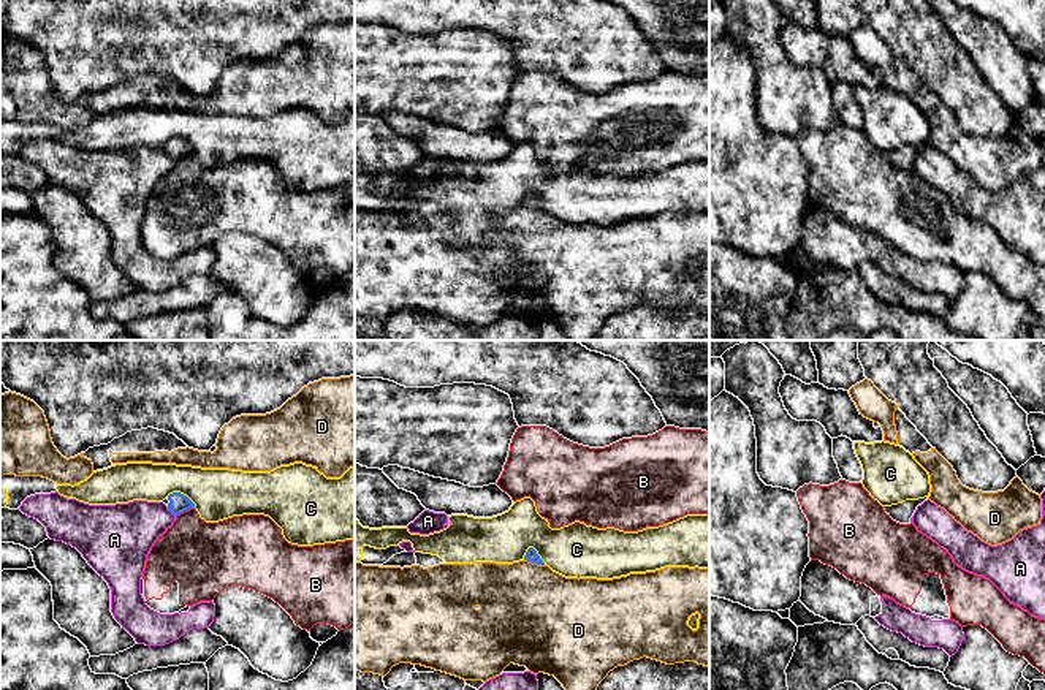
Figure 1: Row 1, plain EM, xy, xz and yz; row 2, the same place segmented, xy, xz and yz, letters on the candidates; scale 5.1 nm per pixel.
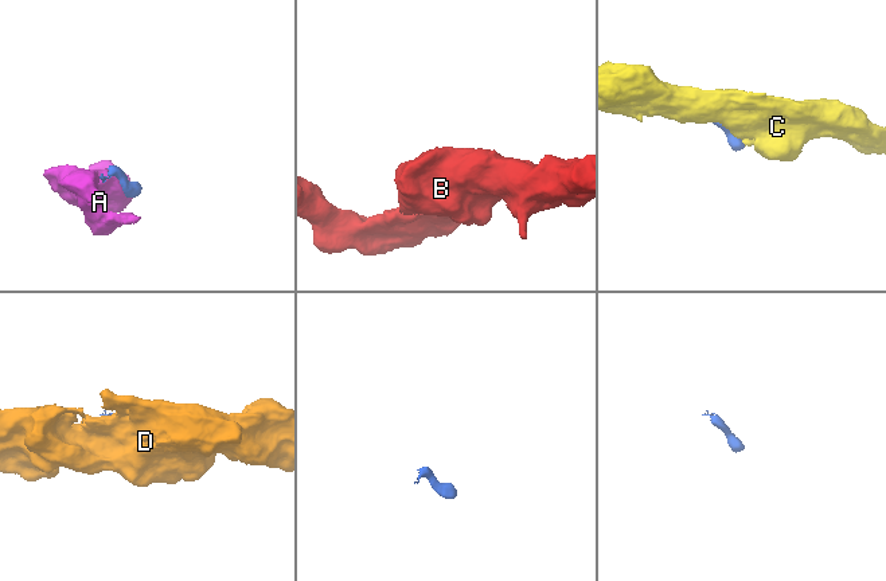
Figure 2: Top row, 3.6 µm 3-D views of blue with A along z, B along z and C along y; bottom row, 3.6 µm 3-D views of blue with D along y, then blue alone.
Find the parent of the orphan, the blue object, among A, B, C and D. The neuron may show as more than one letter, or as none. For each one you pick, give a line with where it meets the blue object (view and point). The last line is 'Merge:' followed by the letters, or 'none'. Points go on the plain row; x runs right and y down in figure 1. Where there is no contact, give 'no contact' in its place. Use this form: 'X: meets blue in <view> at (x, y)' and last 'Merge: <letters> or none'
Merge: none

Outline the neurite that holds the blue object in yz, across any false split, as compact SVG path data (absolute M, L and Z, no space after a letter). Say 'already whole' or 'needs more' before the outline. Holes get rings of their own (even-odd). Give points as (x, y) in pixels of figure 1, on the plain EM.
needs more; M928 142L918 146L906 146L898 150L884 152L884 155L893 166L899 169L910 169L917 152L922 150L925 146L928 146Z

